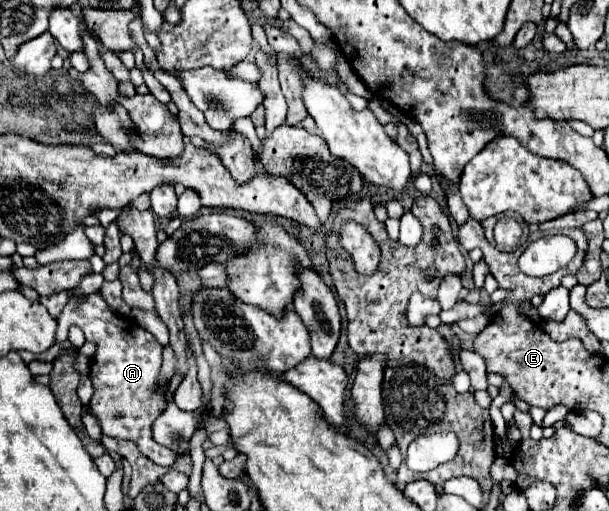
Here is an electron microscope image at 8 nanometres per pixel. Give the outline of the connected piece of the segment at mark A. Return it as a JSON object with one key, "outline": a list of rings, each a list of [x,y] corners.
{"outline":[[[98,293],[70,297],[56,321],[56,343],[65,341],[69,328],[76,325],[84,331],[88,341],[98,345],[90,363],[90,379],[94,385],[90,411],[100,419],[102,433],[116,439],[132,439],[150,461],[172,467],[180,455],[174,455],[170,447],[162,447],[152,439],[152,425],[166,407],[168,391],[168,383],[158,383],[162,371],[162,345],[134,319],[116,315]]]}

